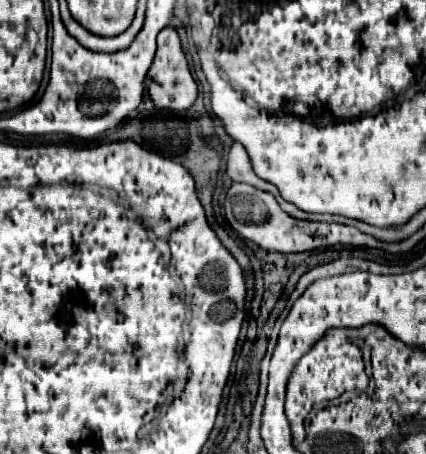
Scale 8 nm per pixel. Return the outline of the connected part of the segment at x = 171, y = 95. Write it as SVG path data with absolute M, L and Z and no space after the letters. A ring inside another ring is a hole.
M163 28L157 36L157 52L145 76L145 88L153 104L157 108L167 108L167 110L187 110L197 98L197 84L189 72L187 60L179 44L179 36L173 28Z

